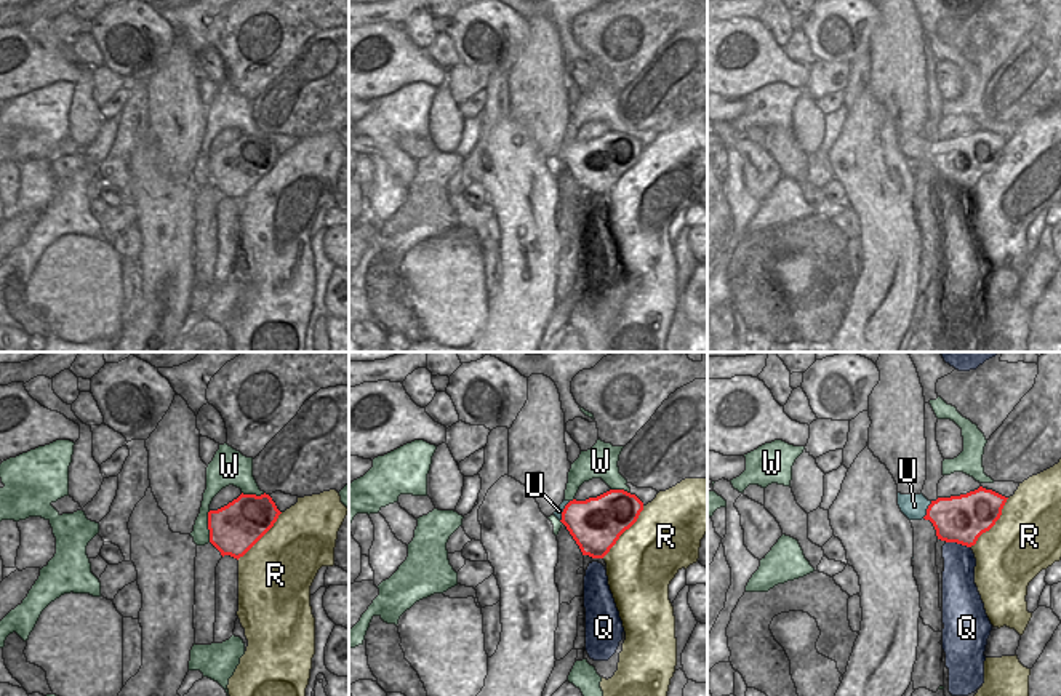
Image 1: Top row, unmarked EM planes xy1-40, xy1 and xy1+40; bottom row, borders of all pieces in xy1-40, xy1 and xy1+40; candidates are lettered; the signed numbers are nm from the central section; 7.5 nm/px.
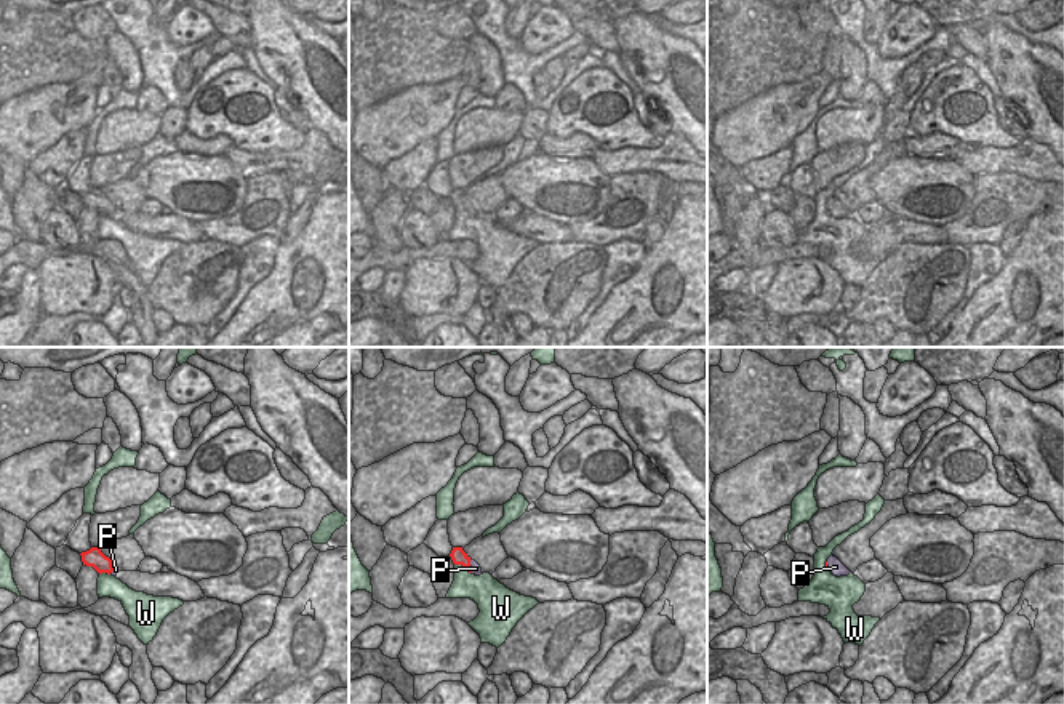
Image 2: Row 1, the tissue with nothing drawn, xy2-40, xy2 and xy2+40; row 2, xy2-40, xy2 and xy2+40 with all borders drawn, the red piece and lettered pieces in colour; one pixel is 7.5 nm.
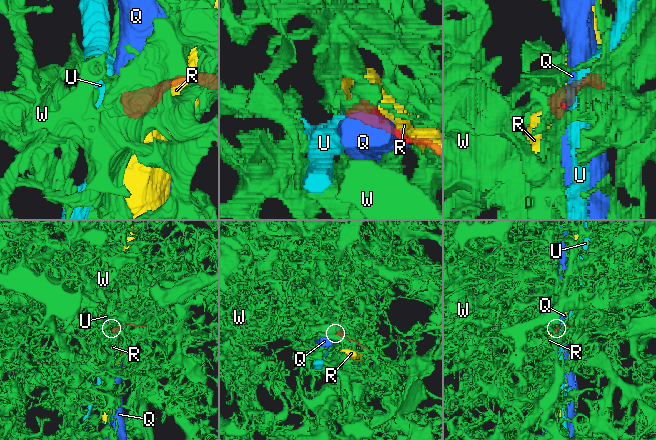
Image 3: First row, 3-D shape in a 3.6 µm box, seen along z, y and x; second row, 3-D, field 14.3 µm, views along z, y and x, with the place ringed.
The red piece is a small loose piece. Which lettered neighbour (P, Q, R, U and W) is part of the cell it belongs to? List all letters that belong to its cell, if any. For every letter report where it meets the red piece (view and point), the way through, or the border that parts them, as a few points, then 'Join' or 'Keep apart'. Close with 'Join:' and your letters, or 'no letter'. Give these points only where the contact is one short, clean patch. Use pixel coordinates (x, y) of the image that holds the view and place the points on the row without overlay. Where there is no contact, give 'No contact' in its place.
P: Touches red at xy2 (469, 207). Path across: xy2 (458, 197), (469, 207), (476, 210). Join
Q: Touches red at xy1+40 (959, 184). Keep apart
R: Touches red at xy1 (624, 172). Keep apart
U: Touches red at xy1+40 (927, 151). Boundary: xy1+40 (932, 143), (922, 159). Keep apart
W: Touches red at xy1-40 (208, 168). Keep apart
Join: P.

